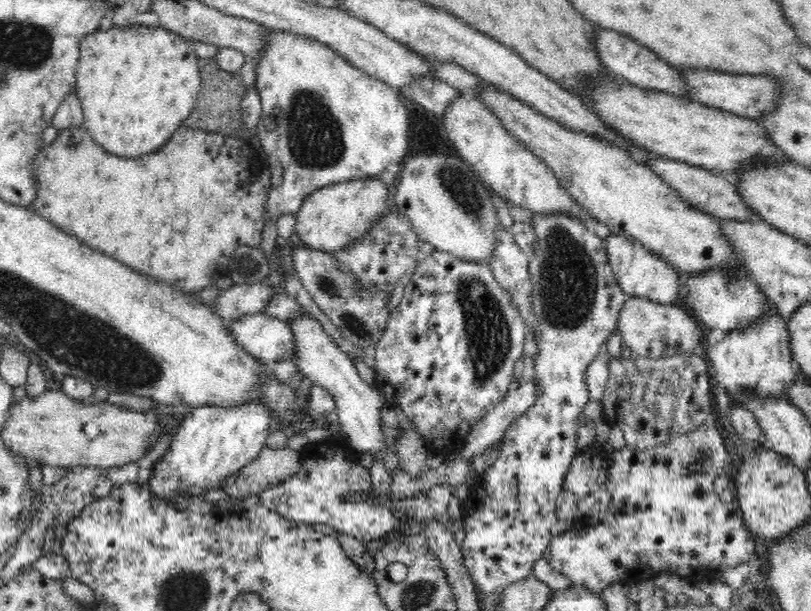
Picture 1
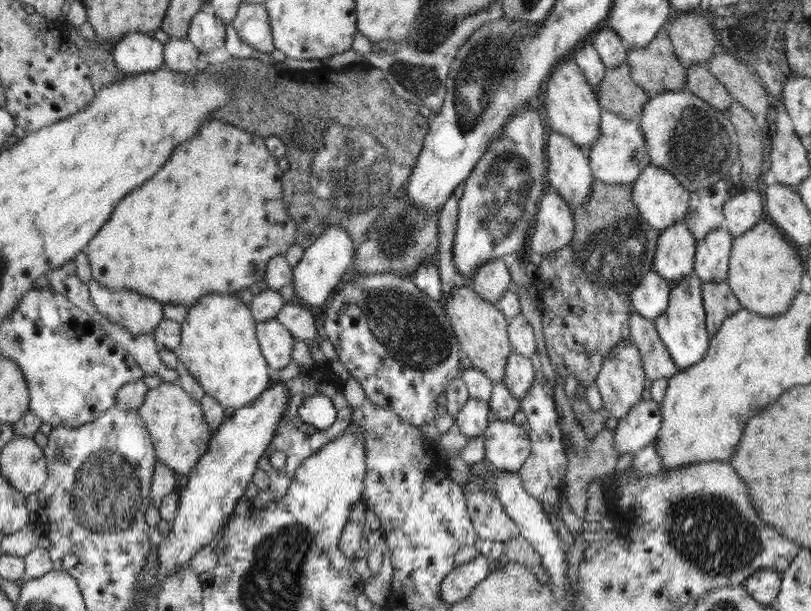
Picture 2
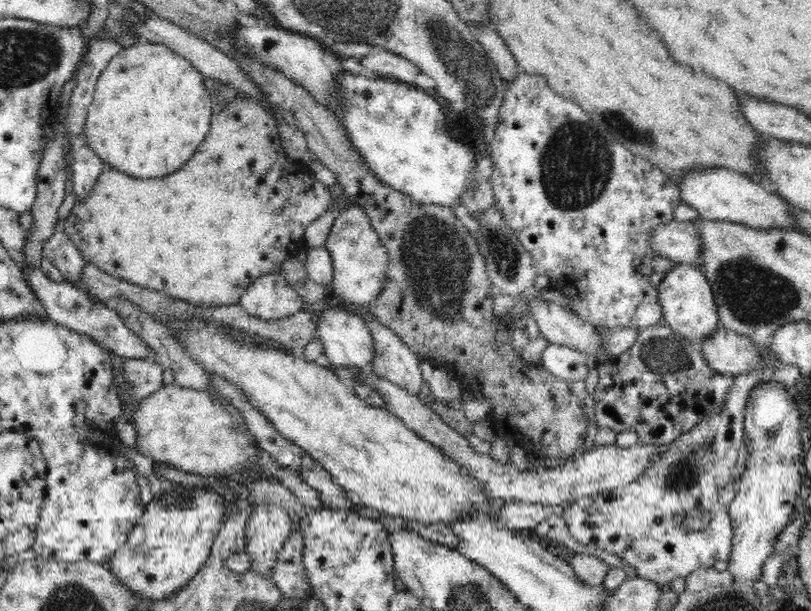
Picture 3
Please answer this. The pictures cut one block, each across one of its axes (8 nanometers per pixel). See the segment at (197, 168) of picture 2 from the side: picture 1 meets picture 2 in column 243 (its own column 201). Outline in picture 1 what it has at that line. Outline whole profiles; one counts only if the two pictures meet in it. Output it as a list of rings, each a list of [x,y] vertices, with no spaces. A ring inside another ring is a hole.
[[[182,124],[162,148],[158,148],[150,154],[136,156],[136,160],[122,160],[118,156],[106,154],[104,148],[100,148],[100,145],[94,142],[90,133],[82,126],[72,126],[59,130],[52,144],[42,146],[34,158],[32,169],[34,169],[36,179],[38,179],[38,194],[36,194],[33,206],[40,216],[57,226],[60,231],[76,237],[77,240],[94,251],[118,260],[139,274],[144,274],[159,282],[168,283],[180,292],[195,294],[198,293],[198,290],[211,286],[223,277],[228,276],[227,266],[230,266],[232,256],[240,246],[252,246],[253,248],[261,246],[264,214],[266,214],[266,202],[268,202],[267,188],[260,182],[260,172],[264,167],[264,157],[257,155],[254,145],[249,140],[240,136],[218,133],[218,131],[208,132],[204,129],[190,128]]]

